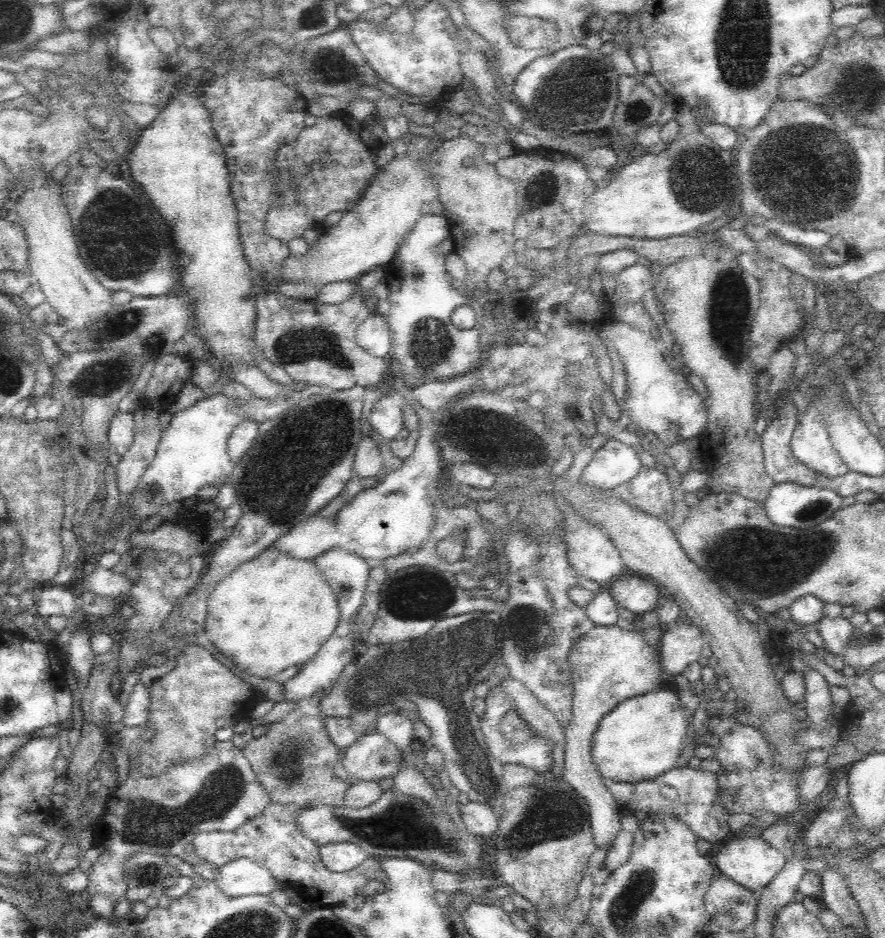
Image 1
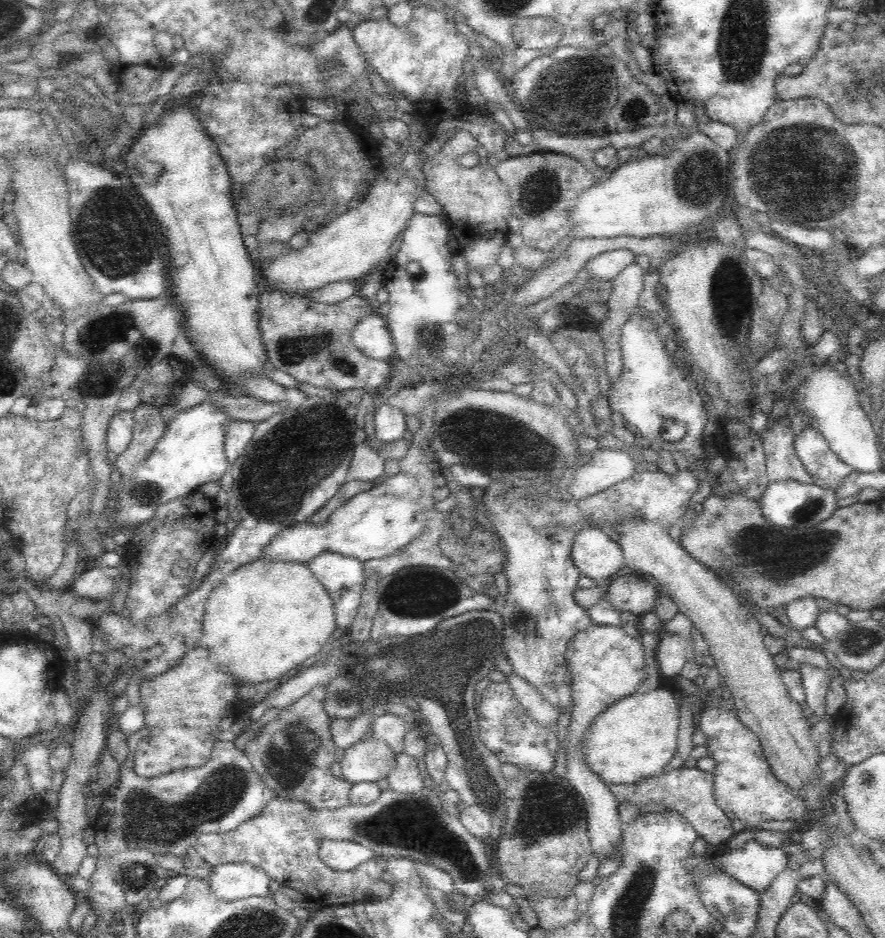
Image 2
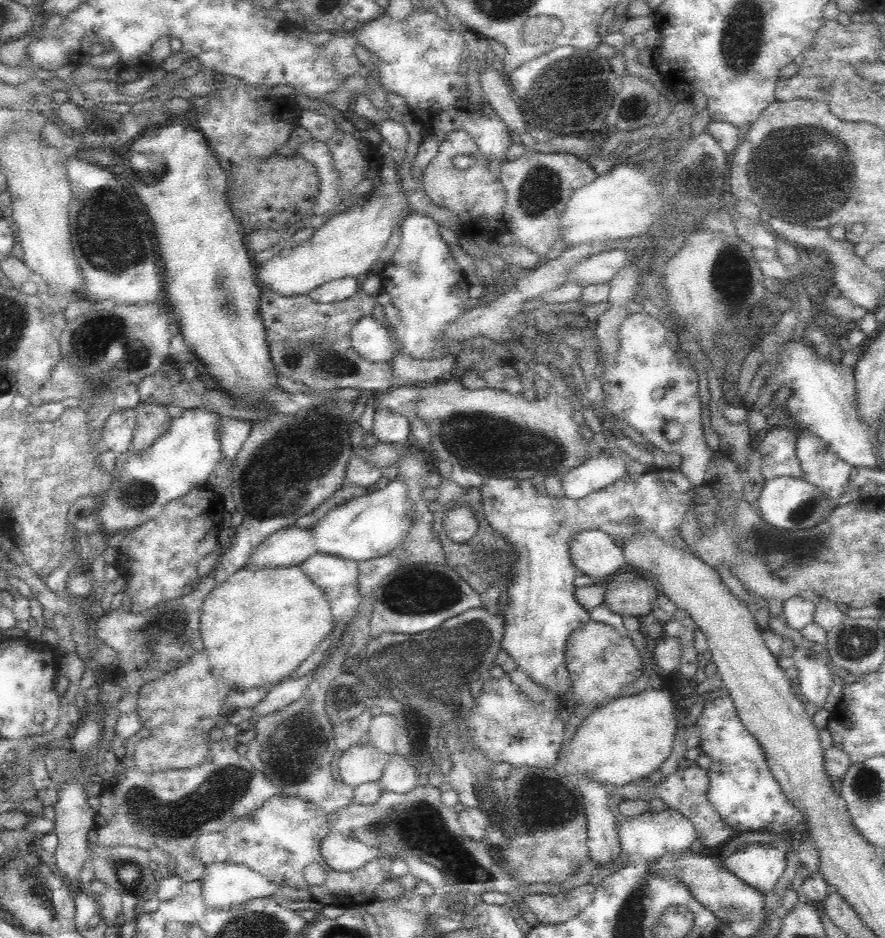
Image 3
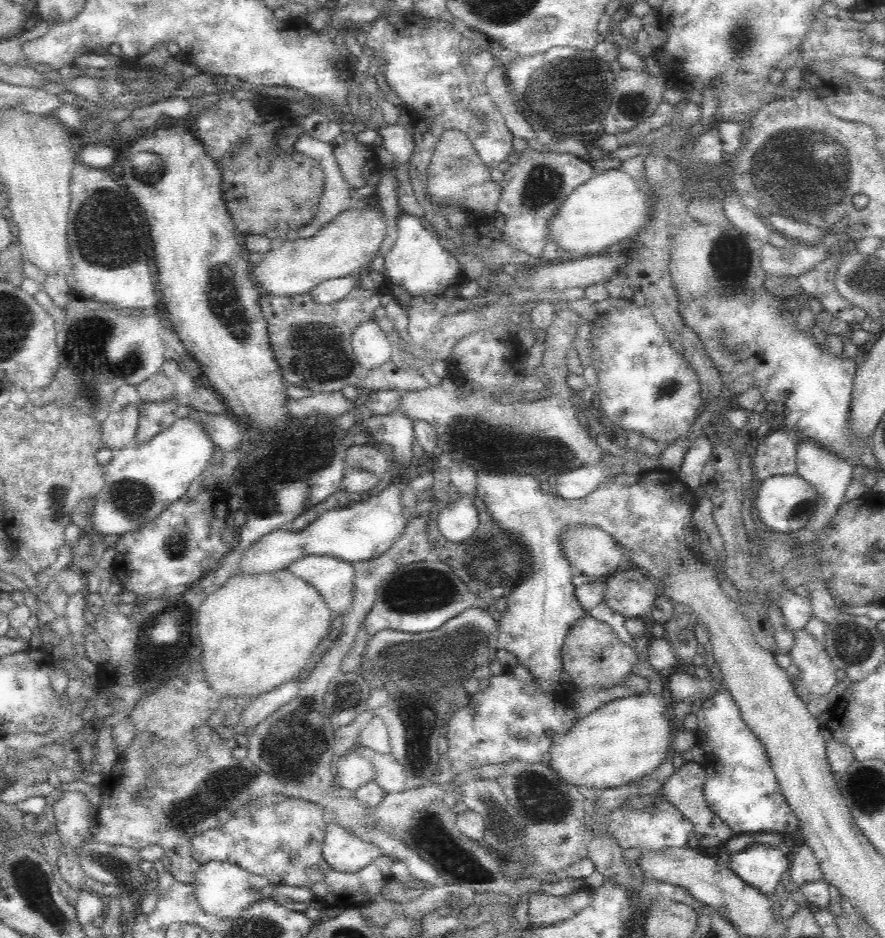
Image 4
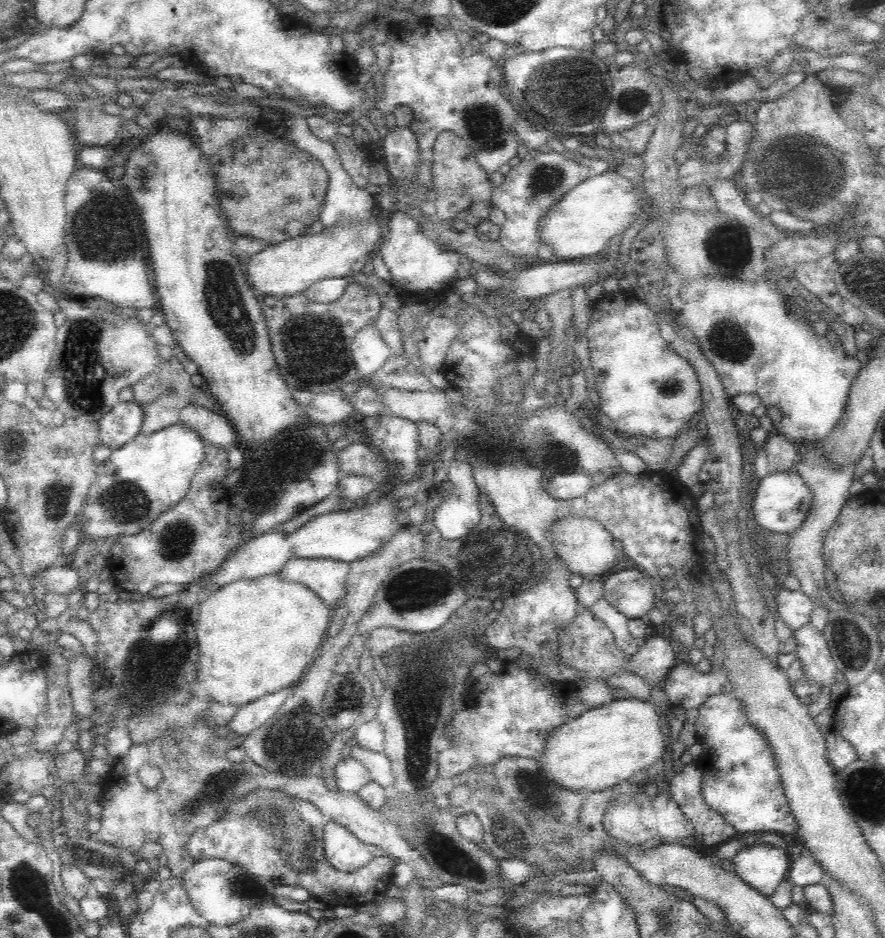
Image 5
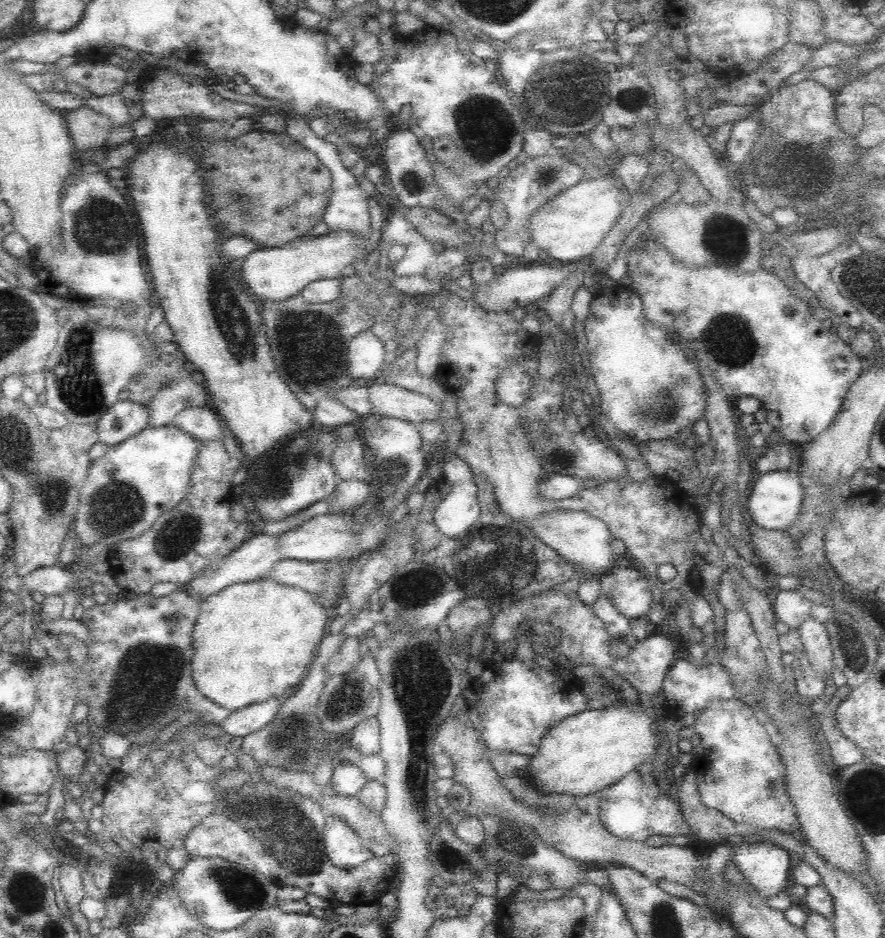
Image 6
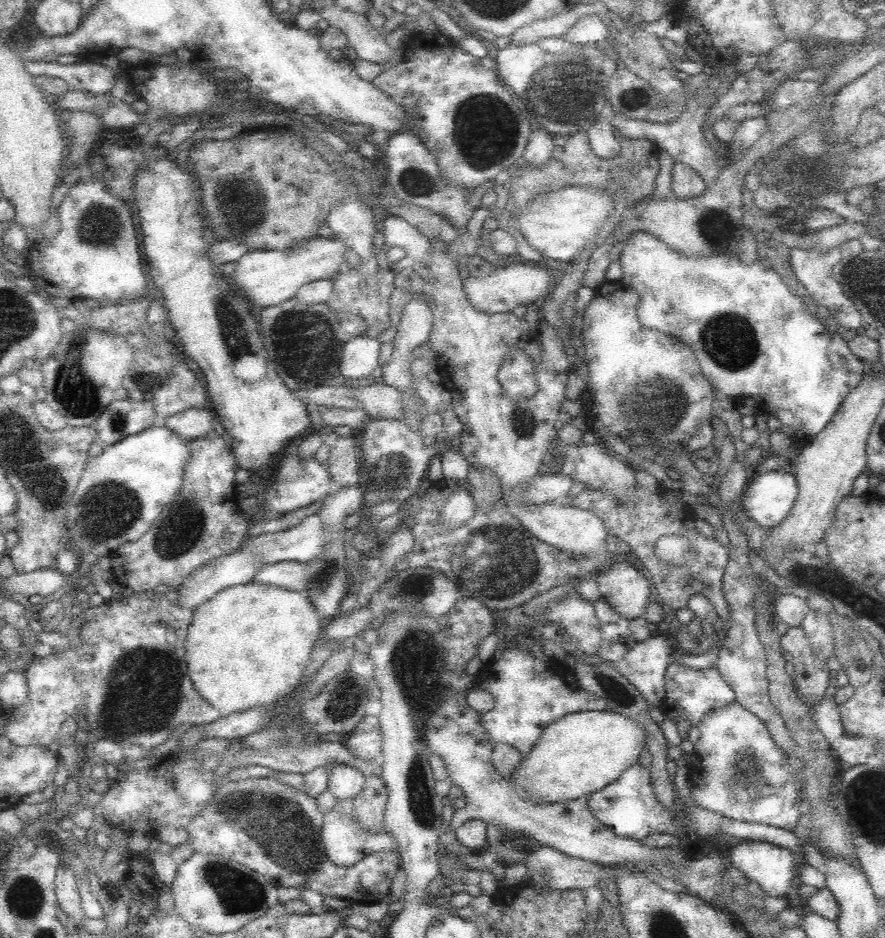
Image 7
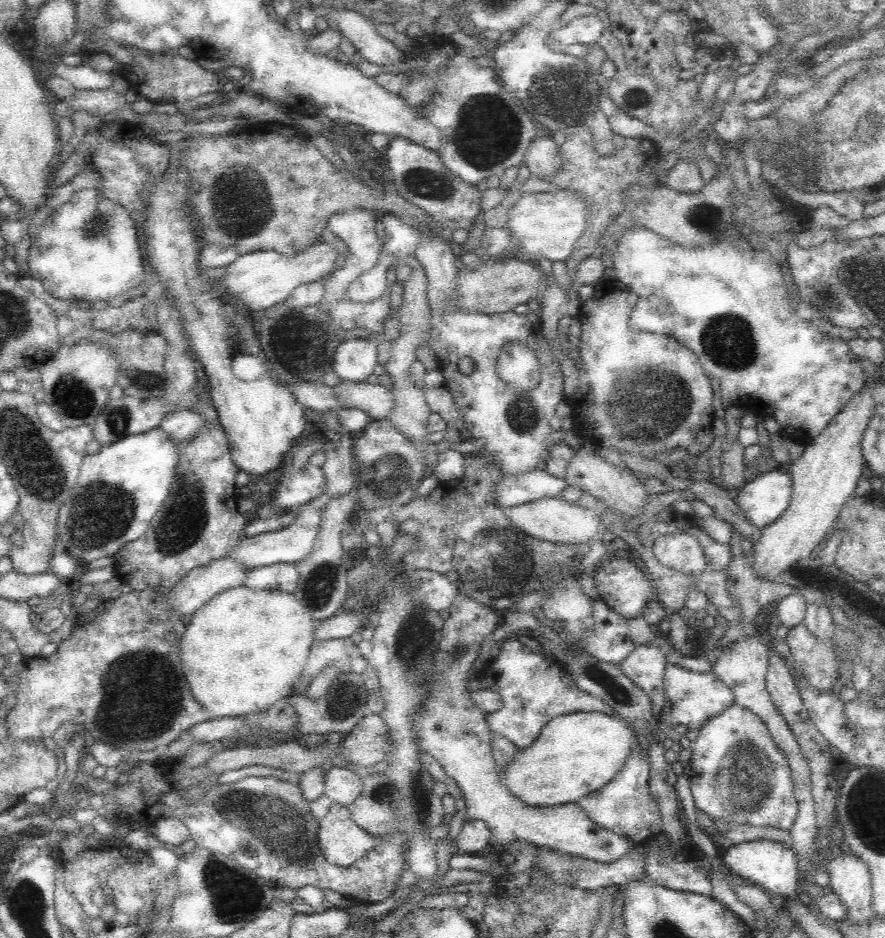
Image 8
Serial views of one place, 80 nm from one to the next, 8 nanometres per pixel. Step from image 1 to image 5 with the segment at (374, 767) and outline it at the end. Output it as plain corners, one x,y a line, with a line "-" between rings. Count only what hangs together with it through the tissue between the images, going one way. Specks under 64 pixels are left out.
345,755
336,766
333,779
334,788
348,794
358,793
358,790
371,782
369,769
358,760

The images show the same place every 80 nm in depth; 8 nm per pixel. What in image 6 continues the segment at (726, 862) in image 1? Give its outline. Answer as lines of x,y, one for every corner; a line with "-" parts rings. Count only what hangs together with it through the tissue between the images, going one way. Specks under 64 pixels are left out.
748,842
740,844
738,848
733,850
733,862
745,877
744,880
752,884
758,892
758,896
762,898
771,898
781,890
790,889
793,866
796,861
794,861
790,852
774,846
772,842
760,842
758,846
748,844

